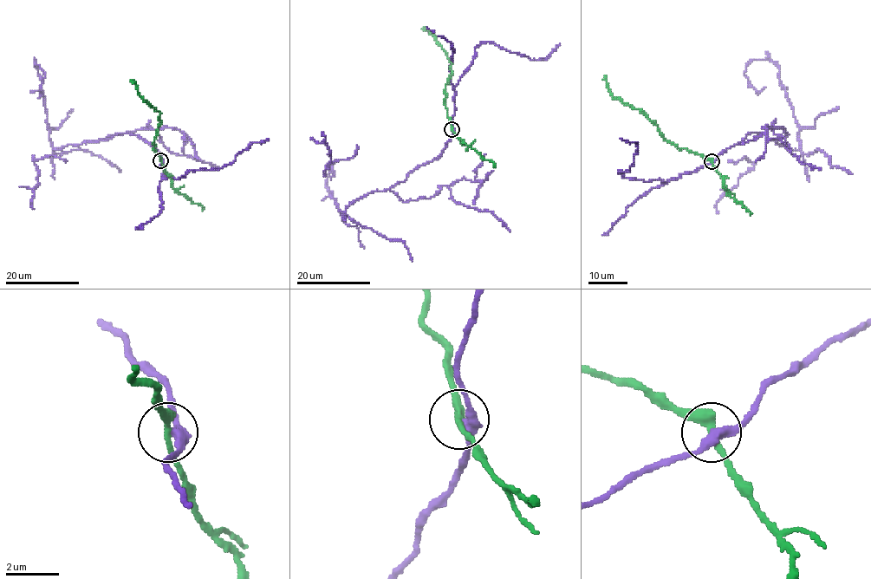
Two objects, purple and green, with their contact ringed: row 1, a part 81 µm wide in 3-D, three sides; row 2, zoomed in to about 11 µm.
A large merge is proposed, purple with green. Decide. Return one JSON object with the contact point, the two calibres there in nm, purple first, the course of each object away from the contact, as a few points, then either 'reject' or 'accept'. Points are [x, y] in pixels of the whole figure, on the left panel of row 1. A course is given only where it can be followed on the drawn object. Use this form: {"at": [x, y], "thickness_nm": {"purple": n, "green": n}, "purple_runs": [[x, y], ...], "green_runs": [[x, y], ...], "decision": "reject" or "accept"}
{"at": [160, 160], "thickness_nm": {"purple": 360, "green": 320}, "purple_runs": [[161, 160], [152, 145], [128, 133], [52, 147], [41, 75], [35, 64], [43, 71], [42, 94], [39, 91]], "green_runs": [[161, 160], [152, 148], [161, 122], [159, 113], [145, 100], [136, 84], [129, 81]], "decision": "reject"}

